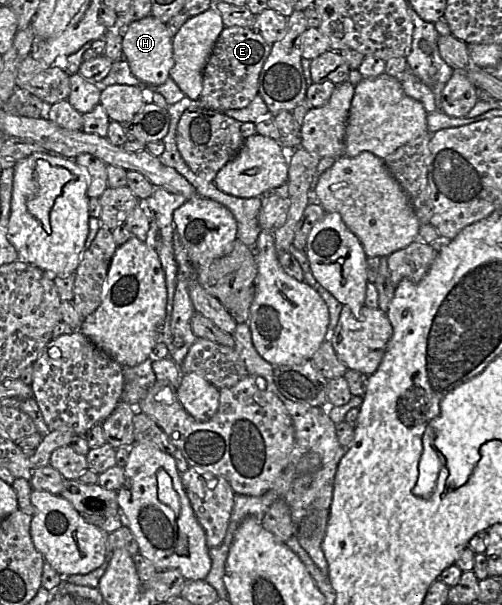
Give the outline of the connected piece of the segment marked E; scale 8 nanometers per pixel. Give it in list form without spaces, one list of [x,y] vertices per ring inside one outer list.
[[[225,27],[204,68],[199,100],[216,111],[247,107],[258,94],[259,76],[270,50],[271,45],[253,28]]]

